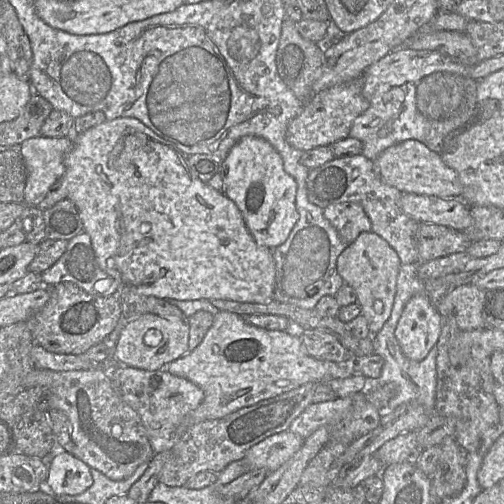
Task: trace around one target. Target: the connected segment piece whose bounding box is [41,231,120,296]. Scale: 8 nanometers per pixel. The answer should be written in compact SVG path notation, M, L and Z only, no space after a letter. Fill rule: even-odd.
M82 231L68 240L64 253L47 270L41 273L42 286L52 287L60 282L71 282L89 294L110 296L119 293L120 278L113 278L103 271L96 260L91 238Z

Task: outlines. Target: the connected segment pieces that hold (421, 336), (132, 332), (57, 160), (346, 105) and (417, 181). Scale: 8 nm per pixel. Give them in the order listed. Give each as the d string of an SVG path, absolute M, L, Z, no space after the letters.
M426 293L412 297L395 330L404 356L417 362L424 360L437 345L442 323L442 317Z
M146 313L130 320L121 331L114 358L120 366L148 371L159 370L189 352L189 324L187 318L165 318Z
M71 136L29 138L21 143L25 160L27 182L24 204L36 205L49 188L65 172L64 158L73 145Z
M362 75L351 81L324 89L306 102L300 113L288 124L286 141L303 152L319 146L332 145L349 136L354 120L368 107L369 102L362 94Z
M408 139L393 145L380 153L373 162L380 178L402 193L442 198L460 198L463 193L458 173L444 163L439 153L430 150L419 140Z

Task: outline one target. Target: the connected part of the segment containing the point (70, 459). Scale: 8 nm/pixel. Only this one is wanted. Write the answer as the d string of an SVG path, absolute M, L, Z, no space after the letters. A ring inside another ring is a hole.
M64 450L50 464L47 481L56 495L78 495L92 486L93 477L86 463Z

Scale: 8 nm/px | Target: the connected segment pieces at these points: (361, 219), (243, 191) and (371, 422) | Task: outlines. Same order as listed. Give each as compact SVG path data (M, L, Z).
M358 202L330 204L324 209L324 216L348 245L361 233L371 232L371 221Z
M246 136L239 140L221 163L223 193L240 210L256 243L274 250L285 243L299 220L296 209L297 183L283 166L275 148L265 139Z
M360 391L345 398L310 404L294 419L289 430L305 440L319 427L325 426L329 430L329 441L349 445L379 427L381 413Z

